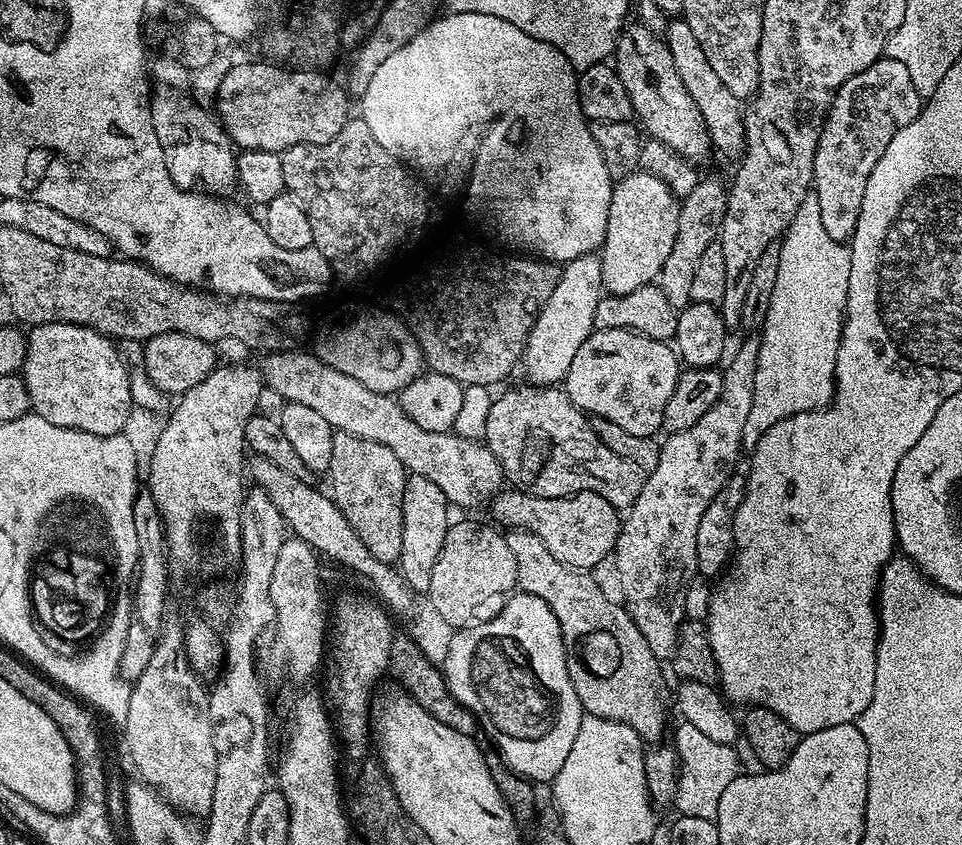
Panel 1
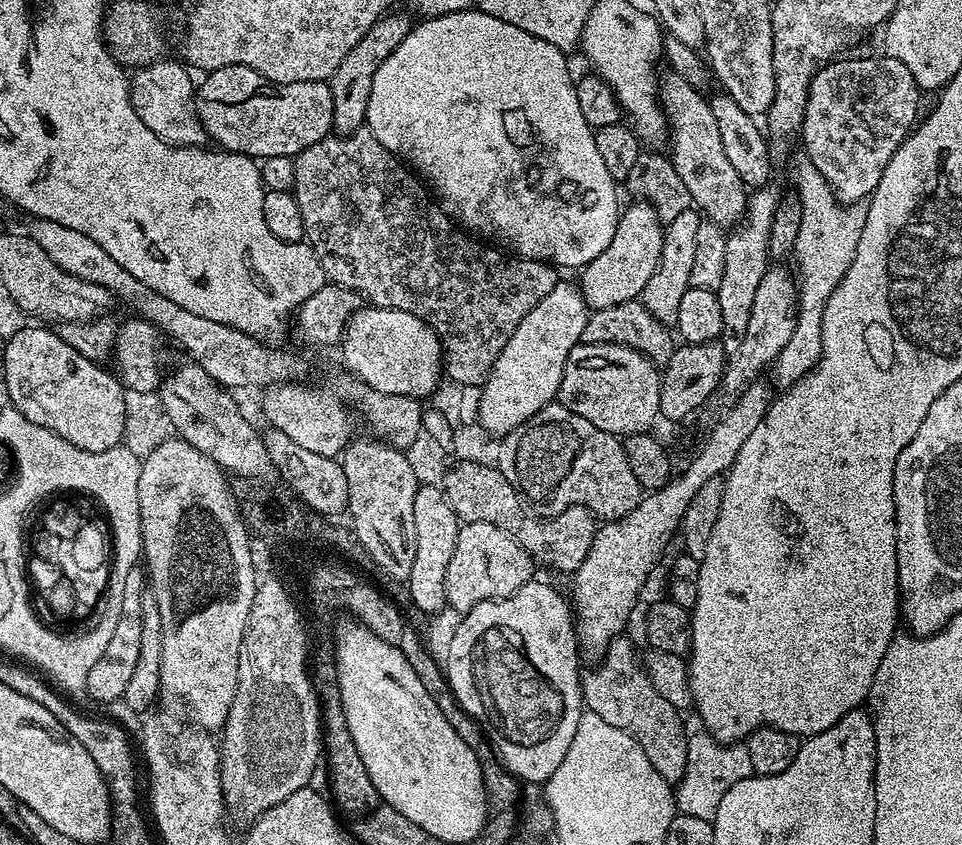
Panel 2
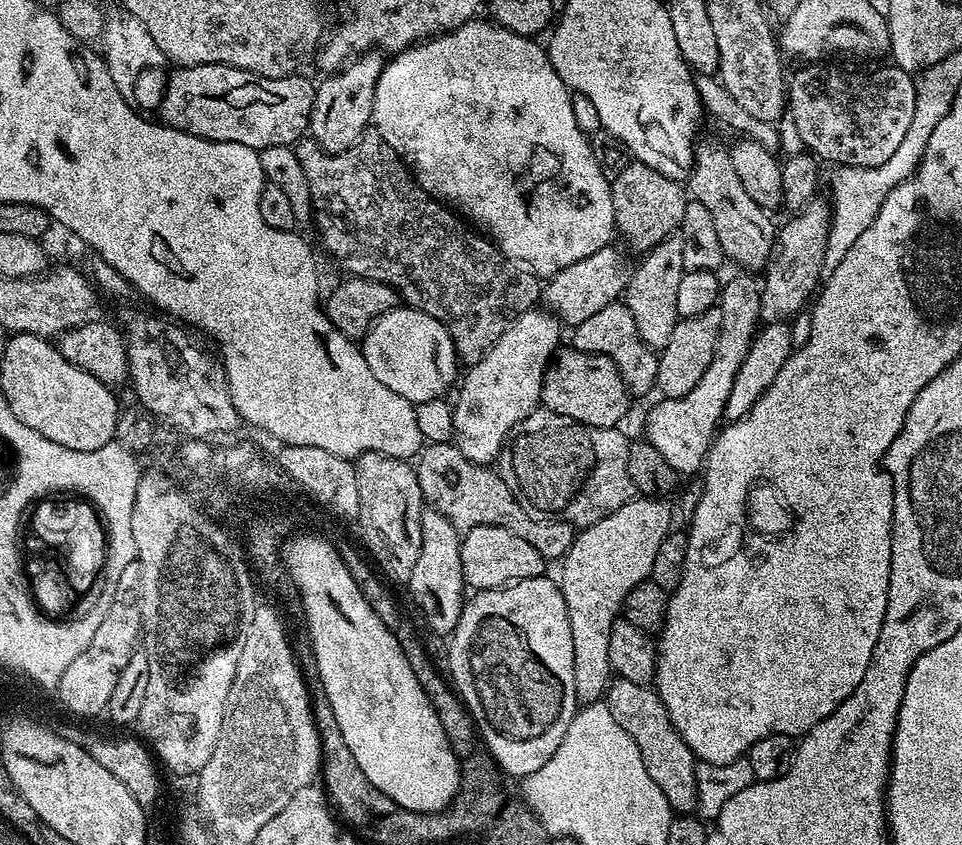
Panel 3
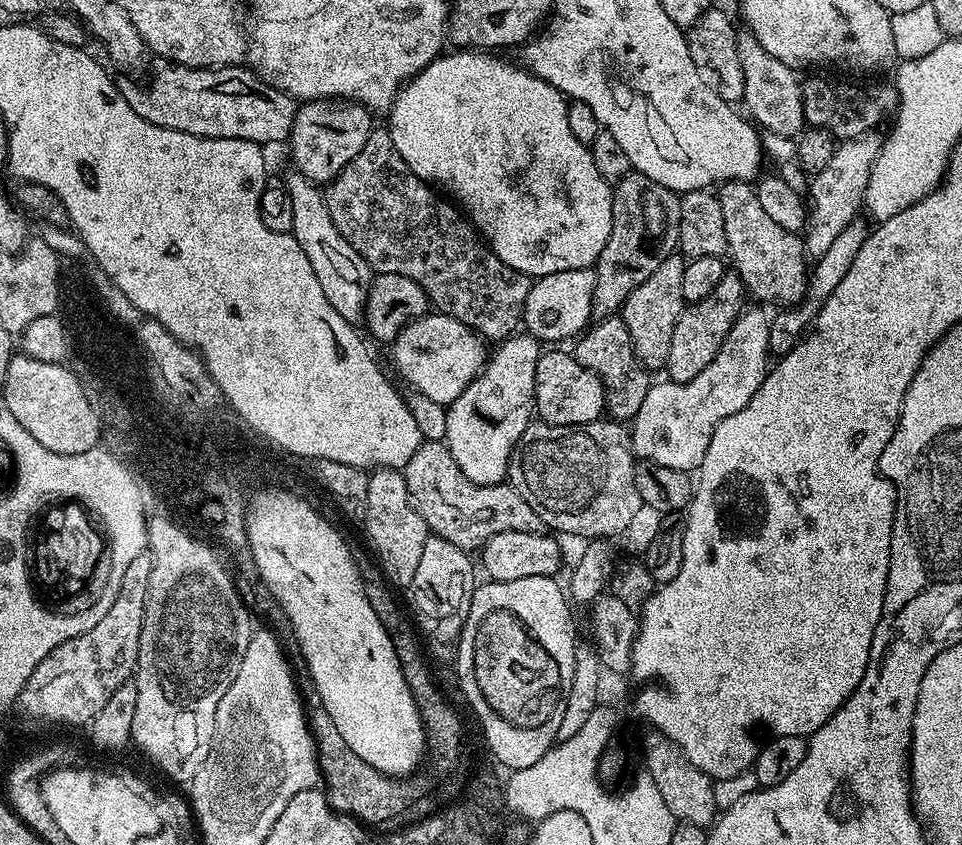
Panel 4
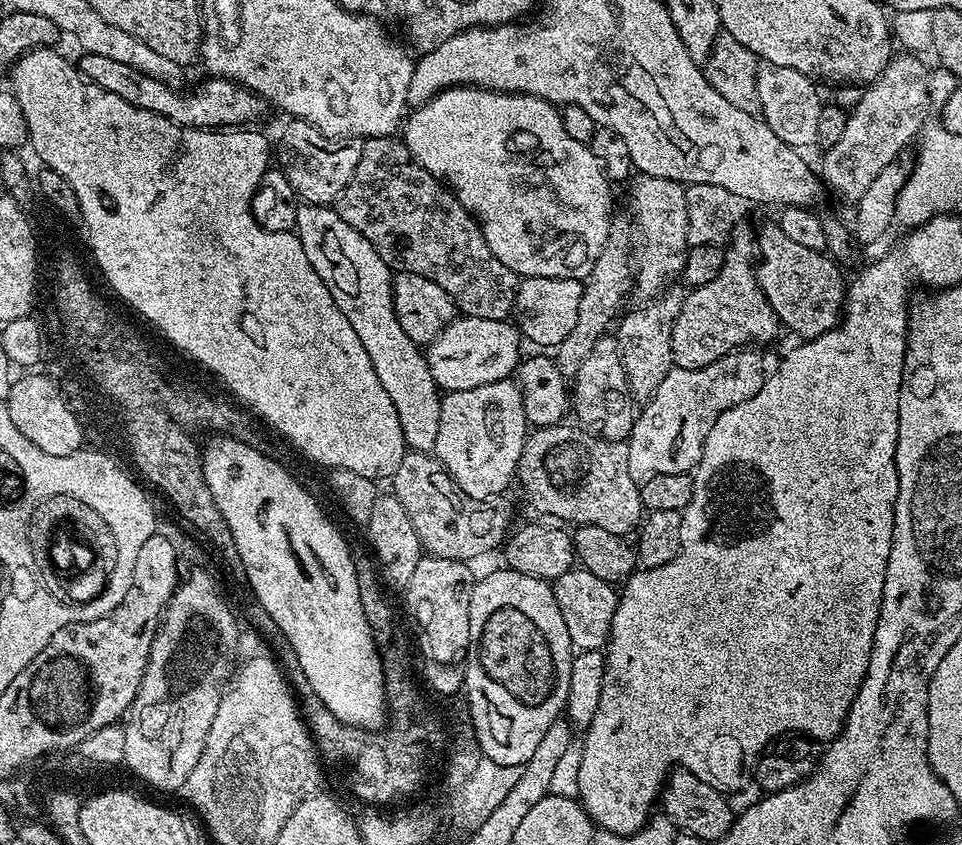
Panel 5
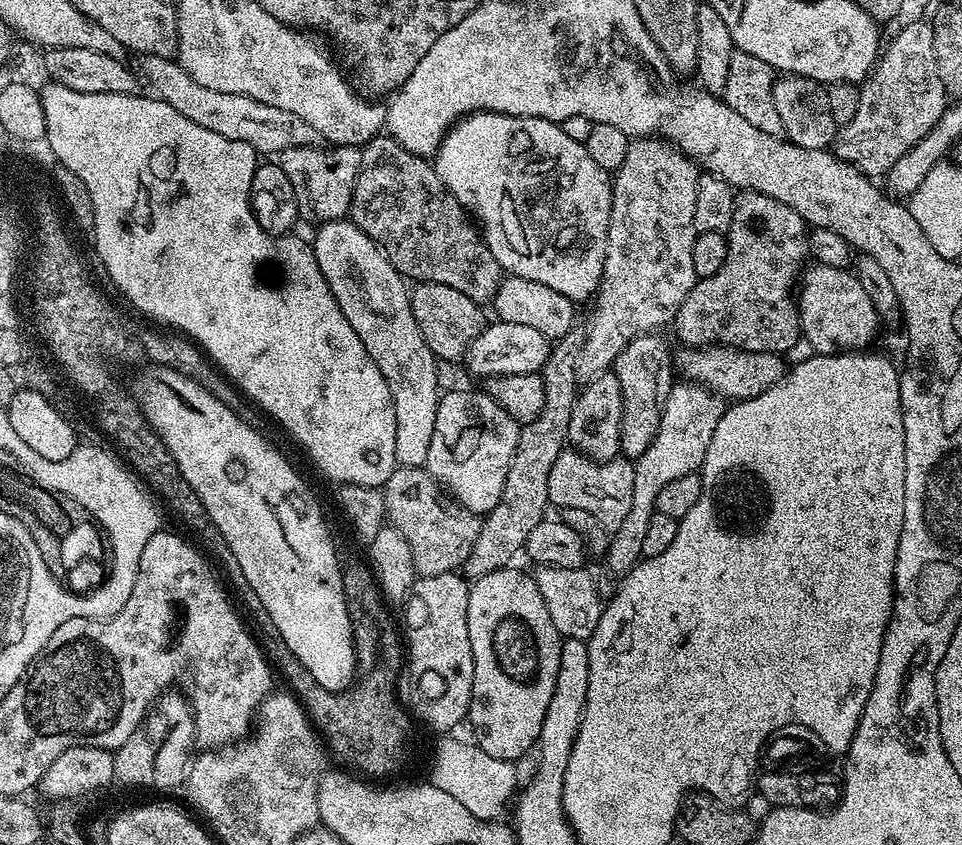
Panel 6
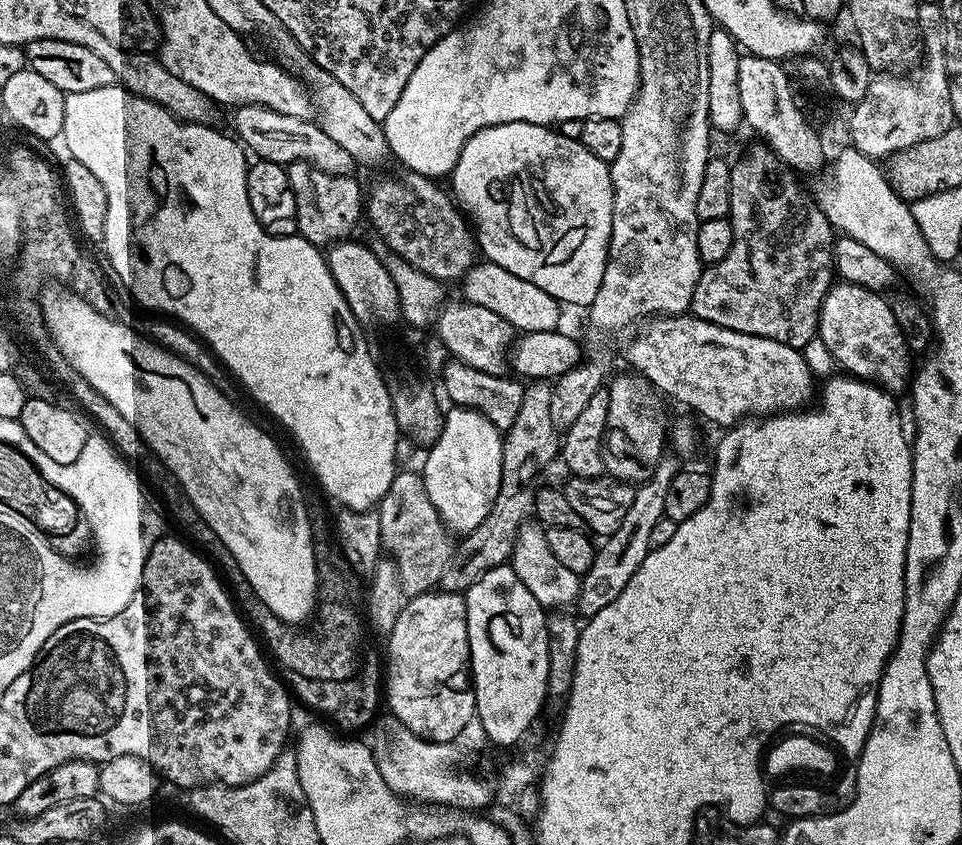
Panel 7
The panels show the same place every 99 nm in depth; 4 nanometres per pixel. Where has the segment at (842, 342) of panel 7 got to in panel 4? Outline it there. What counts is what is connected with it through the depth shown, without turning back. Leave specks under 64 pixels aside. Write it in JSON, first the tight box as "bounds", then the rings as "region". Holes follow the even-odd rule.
{"bounds":[719,180,806,306],"region":[[[725,180],[719,185],[722,222],[726,222],[727,255],[732,256],[735,275],[740,277],[749,297],[757,296],[765,305],[791,306],[800,303],[806,285],[806,249],[801,237],[782,230],[758,203],[755,187],[747,180]]]}

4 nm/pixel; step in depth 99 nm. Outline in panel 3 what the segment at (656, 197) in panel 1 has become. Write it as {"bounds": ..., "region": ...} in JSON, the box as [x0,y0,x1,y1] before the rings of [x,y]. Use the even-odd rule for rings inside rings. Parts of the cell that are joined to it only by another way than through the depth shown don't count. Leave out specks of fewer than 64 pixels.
{"bounds":[542,246,630,326],"region":[[[609,246],[590,254],[590,258],[582,262],[574,262],[574,266],[566,266],[566,270],[551,277],[543,285],[542,304],[557,320],[575,326],[586,322],[586,318],[591,318],[598,310],[602,310],[602,306],[617,303],[628,287],[629,277],[630,264],[628,268],[623,254],[616,246]]]}

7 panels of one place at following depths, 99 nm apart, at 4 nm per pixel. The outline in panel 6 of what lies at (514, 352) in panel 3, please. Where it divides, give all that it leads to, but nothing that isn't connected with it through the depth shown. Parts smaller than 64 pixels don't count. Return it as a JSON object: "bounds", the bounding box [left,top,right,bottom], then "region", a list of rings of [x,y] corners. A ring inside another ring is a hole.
{"bounds":[426,388,521,514],"region":[[[464,388],[457,392],[445,391],[434,418],[430,454],[426,454],[428,472],[447,489],[459,507],[487,514],[498,506],[498,498],[502,498],[506,470],[510,470],[510,462],[516,453],[520,429],[521,425],[510,418],[510,414],[506,414],[506,410],[502,410],[502,406],[498,406],[487,392],[467,392]]]}

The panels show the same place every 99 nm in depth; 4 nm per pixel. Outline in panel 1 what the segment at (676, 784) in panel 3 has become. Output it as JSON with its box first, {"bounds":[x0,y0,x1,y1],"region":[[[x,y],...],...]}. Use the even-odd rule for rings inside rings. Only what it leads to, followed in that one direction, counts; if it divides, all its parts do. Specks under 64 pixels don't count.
{"bounds":[506,529,664,742],"region":[[[511,529],[506,538],[514,554],[519,591],[542,598],[542,602],[554,610],[554,618],[558,618],[562,646],[566,650],[566,670],[585,713],[622,722],[633,728],[645,742],[663,741],[660,740],[664,736],[664,704],[660,701],[661,661],[657,660],[650,646],[646,646],[646,638],[627,608],[623,603],[616,601],[615,604],[600,589],[591,571],[558,562],[536,535]]]}

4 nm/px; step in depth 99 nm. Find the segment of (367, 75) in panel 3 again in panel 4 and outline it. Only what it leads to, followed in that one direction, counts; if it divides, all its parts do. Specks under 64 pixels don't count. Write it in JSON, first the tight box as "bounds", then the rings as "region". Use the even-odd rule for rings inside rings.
{"bounds":[290,100,374,186],"region":[[[310,100],[301,103],[296,110],[290,145],[295,171],[317,186],[327,186],[336,175],[366,146],[374,131],[373,113],[363,104],[337,102],[335,100]]]}

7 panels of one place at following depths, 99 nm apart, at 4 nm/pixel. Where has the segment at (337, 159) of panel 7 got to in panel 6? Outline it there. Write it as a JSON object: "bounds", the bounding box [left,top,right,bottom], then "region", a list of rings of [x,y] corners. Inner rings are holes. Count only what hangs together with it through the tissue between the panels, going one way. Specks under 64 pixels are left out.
{"bounds":[139,54,321,154],"region":[[[144,54],[139,60],[139,75],[148,79],[149,86],[153,88],[149,89],[159,99],[174,106],[174,110],[178,110],[178,114],[183,114],[185,118],[190,118],[190,122],[198,122],[198,126],[206,126],[206,130],[222,134],[222,138],[246,142],[257,154],[279,154],[294,146],[321,143],[318,130],[314,130],[310,122],[302,122],[298,114],[290,114],[290,110],[278,110],[278,106],[266,106],[266,102],[258,102],[258,98],[250,98],[246,94],[222,94],[222,90],[209,90],[194,82],[190,74],[186,74],[179,59]]]}

